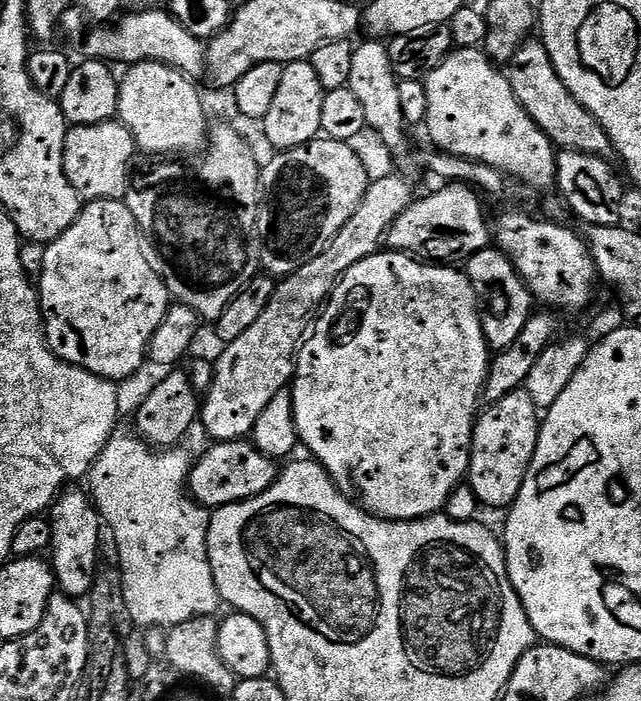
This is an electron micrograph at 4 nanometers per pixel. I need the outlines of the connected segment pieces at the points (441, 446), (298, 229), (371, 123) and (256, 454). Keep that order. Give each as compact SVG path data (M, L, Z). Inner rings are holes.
M375 252L370 258L350 266L319 313L310 335L300 346L296 358L296 374L290 385L300 444L312 451L309 452L311 459L321 464L333 480L341 485L352 480L359 503L381 520L420 520L424 516L443 513L444 503L468 475L468 463L472 457L472 431L476 429L478 413L482 408L489 367L490 349L482 330L480 305L474 294L474 286L468 281L467 271L456 266L421 262L407 252Z
M317 138L297 148L290 148L276 154L269 164L265 163L262 168L262 192L266 197L266 208L272 211L272 233L268 236L268 244L276 256L263 257L262 268L267 275L273 278L283 278L296 272L310 258L318 258L330 242L350 222L354 210L362 202L370 183L368 168L364 160L352 149L351 143L342 140L329 140Z
M376 38L365 39L365 44L357 43L352 49L352 61L350 62L350 78L347 87L354 90L358 102L362 102L362 110L366 113L366 122L371 131L376 131L376 136L393 152L396 156L404 156L408 152L408 132L402 114L402 98L398 94L400 80L394 74L390 54L388 53L388 44L381 42Z
M251 439L222 440L211 445L193 463L190 477L190 492L199 503L209 510L215 510L227 504L237 504L254 498L275 482L278 475L277 461L262 454Z

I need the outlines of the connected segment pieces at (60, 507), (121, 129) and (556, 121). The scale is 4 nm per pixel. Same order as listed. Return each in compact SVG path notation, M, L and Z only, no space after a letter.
M80 486L65 487L50 509L50 521L52 523L50 563L56 574L59 591L73 598L87 597L92 591L92 583L101 563L99 560L102 517L96 511L91 495L85 489L83 492Z
M116 120L105 124L69 127L64 147L64 169L70 186L80 195L81 201L124 200L128 192L128 167L138 156L136 139L132 131Z
M539 38L525 40L510 61L506 75L526 114L534 118L534 122L547 134L557 149L601 158L607 157L609 155L607 152L613 151L610 138L598 122L598 118L594 118L594 114L590 114L590 110L586 110L586 106L582 106L582 102L578 102L574 94L570 94L566 82L558 78L558 70L554 70L554 62L543 40Z

